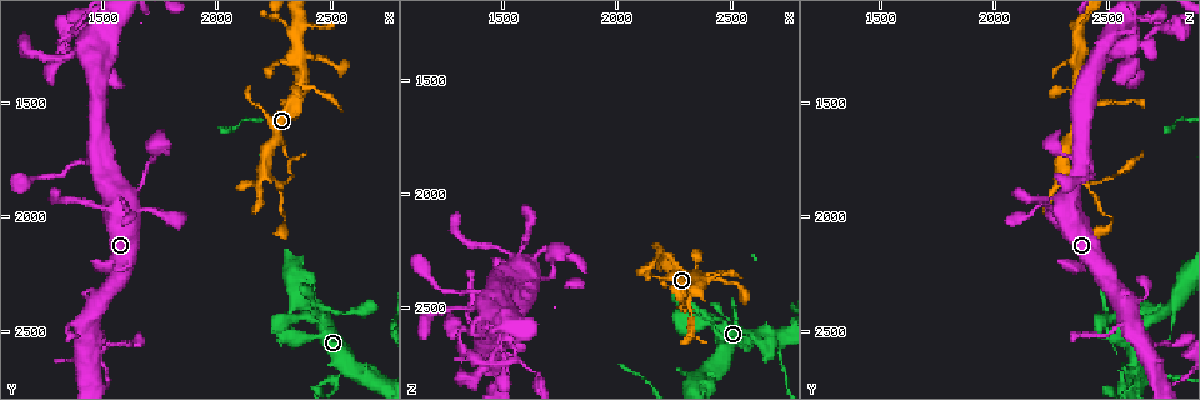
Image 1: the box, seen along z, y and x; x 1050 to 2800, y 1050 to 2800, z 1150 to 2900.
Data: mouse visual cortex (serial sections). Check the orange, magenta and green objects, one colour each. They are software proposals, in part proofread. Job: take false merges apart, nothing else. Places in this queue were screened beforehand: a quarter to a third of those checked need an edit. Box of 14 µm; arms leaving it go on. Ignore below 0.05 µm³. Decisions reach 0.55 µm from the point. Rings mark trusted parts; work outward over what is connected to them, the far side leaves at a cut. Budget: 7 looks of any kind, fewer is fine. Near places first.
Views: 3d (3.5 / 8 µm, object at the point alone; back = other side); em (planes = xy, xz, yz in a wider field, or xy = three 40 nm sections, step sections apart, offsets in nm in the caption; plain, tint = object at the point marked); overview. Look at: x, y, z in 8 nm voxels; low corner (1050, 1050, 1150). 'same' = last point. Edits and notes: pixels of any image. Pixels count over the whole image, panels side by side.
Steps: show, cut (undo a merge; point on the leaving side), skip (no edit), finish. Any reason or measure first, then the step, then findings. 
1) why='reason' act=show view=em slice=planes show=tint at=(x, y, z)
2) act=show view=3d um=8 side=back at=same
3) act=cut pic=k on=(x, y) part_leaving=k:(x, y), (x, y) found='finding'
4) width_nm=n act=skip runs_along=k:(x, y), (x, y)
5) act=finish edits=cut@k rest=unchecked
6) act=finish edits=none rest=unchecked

why='abrupt turn' act=show view=3d um=3.5 at=(2540, 2430, 2630)

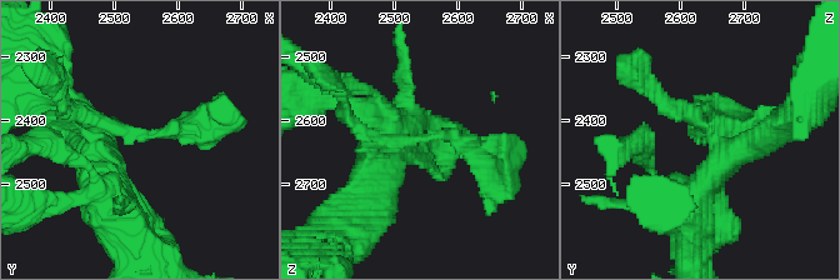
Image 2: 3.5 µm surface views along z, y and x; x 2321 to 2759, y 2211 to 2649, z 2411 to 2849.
arm_widths_nm=200,350 why='shape alone is not enough' act=show view=em slice=xy step=2 show=tint at=(2545, 2420, 2625)

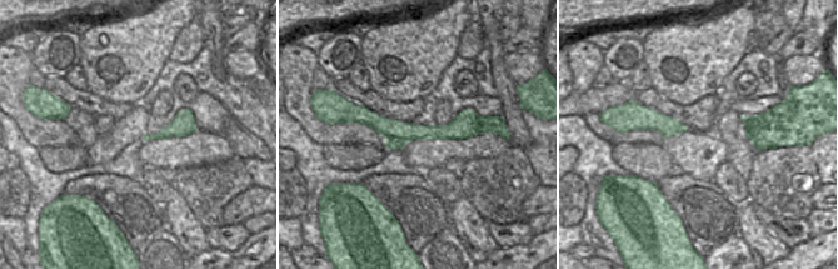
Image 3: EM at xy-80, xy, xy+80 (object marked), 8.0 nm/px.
act=show view=em slice=xy step=5 show=tint at=same

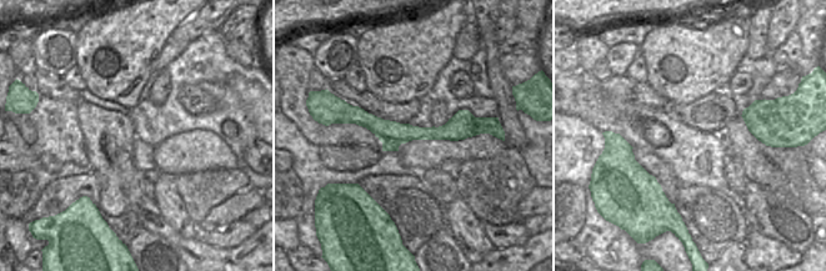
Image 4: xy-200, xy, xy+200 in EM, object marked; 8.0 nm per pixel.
width_nm=220 act=skip runs_along=4:(350, 119), (389, 133), (479, 124) found='continuous, no second cell'

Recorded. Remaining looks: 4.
act=show view=em slice=xy step=3 show=tint at=(2280, 1850, 2410)

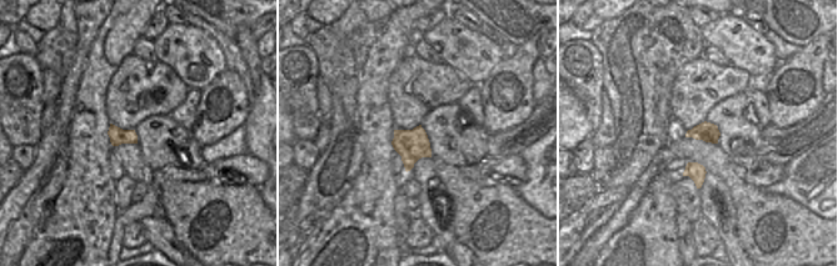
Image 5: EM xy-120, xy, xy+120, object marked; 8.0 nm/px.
act=show view=3d um=3.5 at=same

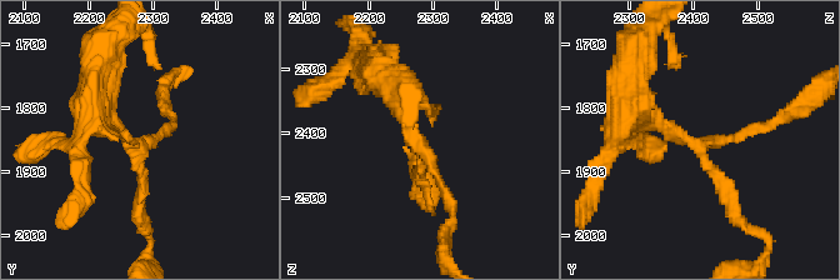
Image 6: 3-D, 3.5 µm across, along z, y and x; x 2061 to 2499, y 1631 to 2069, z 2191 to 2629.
act=skip runs_along=6:(638, 109), (698, 144), (736, 216) found='all the same cell'

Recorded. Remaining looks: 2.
why='three-way junction' act=show view=3d um=3.5 at=(2520, 2700, 2620)

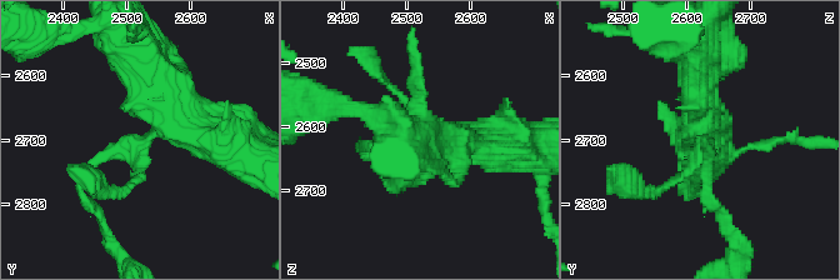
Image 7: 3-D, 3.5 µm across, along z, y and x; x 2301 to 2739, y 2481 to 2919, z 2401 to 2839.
arms=3 arm_widths_nm=150,150,500 why='shape alone is not enough' act=show view=em slice=xy step=2 show=tint at=(2525, 2710, 2630)

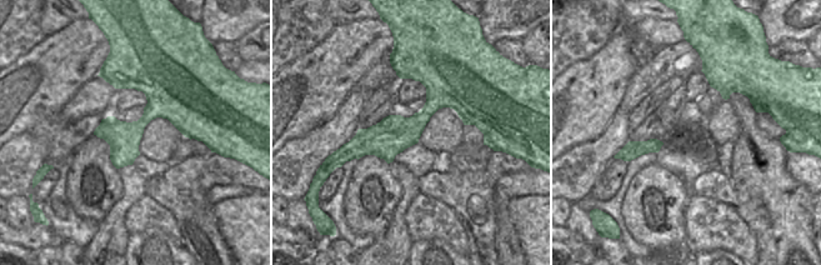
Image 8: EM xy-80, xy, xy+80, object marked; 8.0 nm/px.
act=skip runs_along=7:(698, 80), (704, 145), (681, 176), (650, 191) found='one cell here'

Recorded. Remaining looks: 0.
act=finish edits=none rest=unchecked

